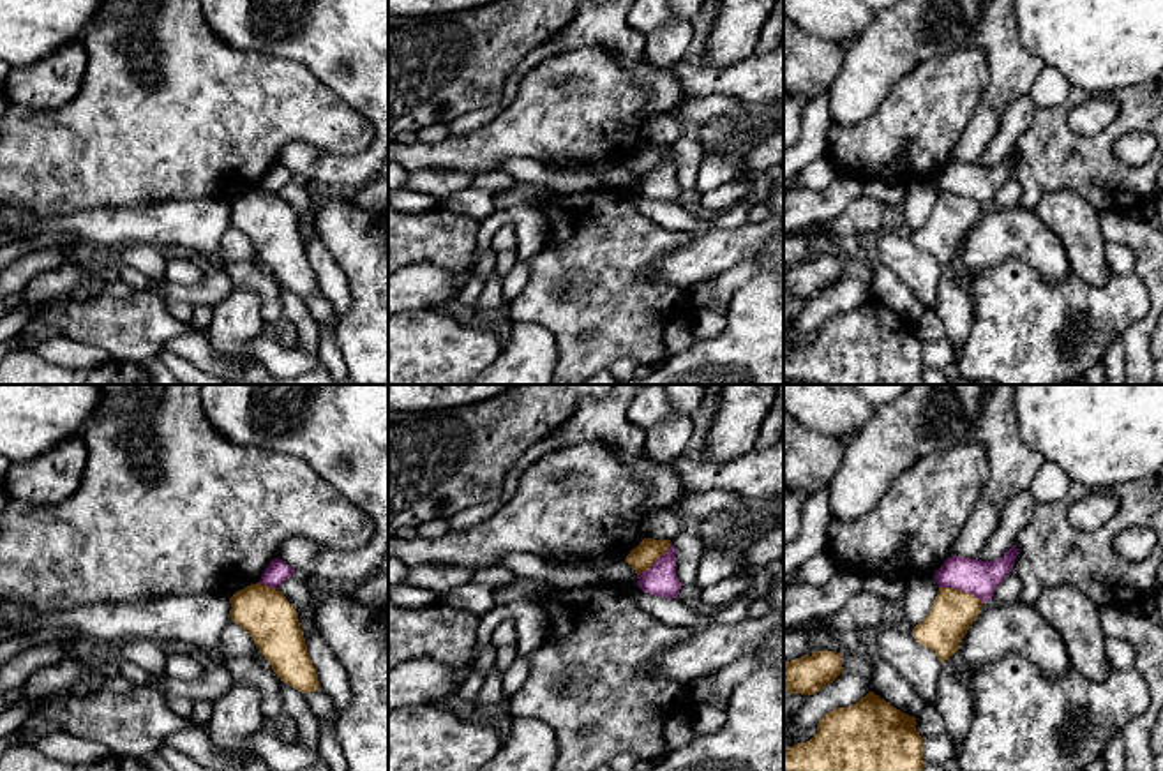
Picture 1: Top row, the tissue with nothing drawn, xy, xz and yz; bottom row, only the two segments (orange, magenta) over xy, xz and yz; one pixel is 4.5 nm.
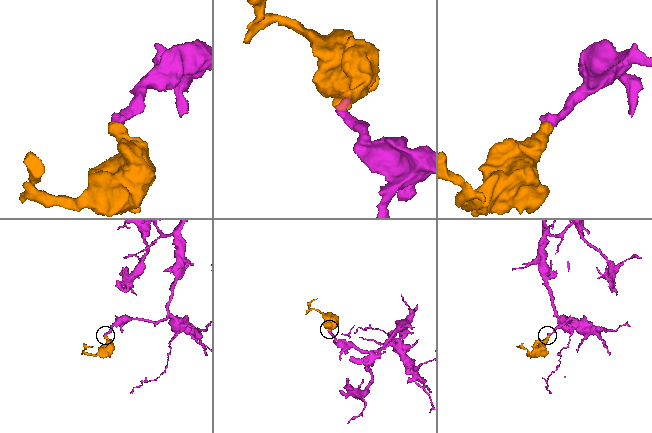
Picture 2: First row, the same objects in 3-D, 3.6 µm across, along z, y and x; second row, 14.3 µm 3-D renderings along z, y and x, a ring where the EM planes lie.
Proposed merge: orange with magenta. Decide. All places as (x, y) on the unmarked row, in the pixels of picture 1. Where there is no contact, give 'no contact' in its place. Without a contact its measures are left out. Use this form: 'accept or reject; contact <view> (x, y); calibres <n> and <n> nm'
reject; contact yz (962, 196); calibres 200 and 160 nm

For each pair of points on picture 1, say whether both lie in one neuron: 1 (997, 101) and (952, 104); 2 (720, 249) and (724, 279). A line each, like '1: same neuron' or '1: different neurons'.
1: different neurons
2: different neurons

